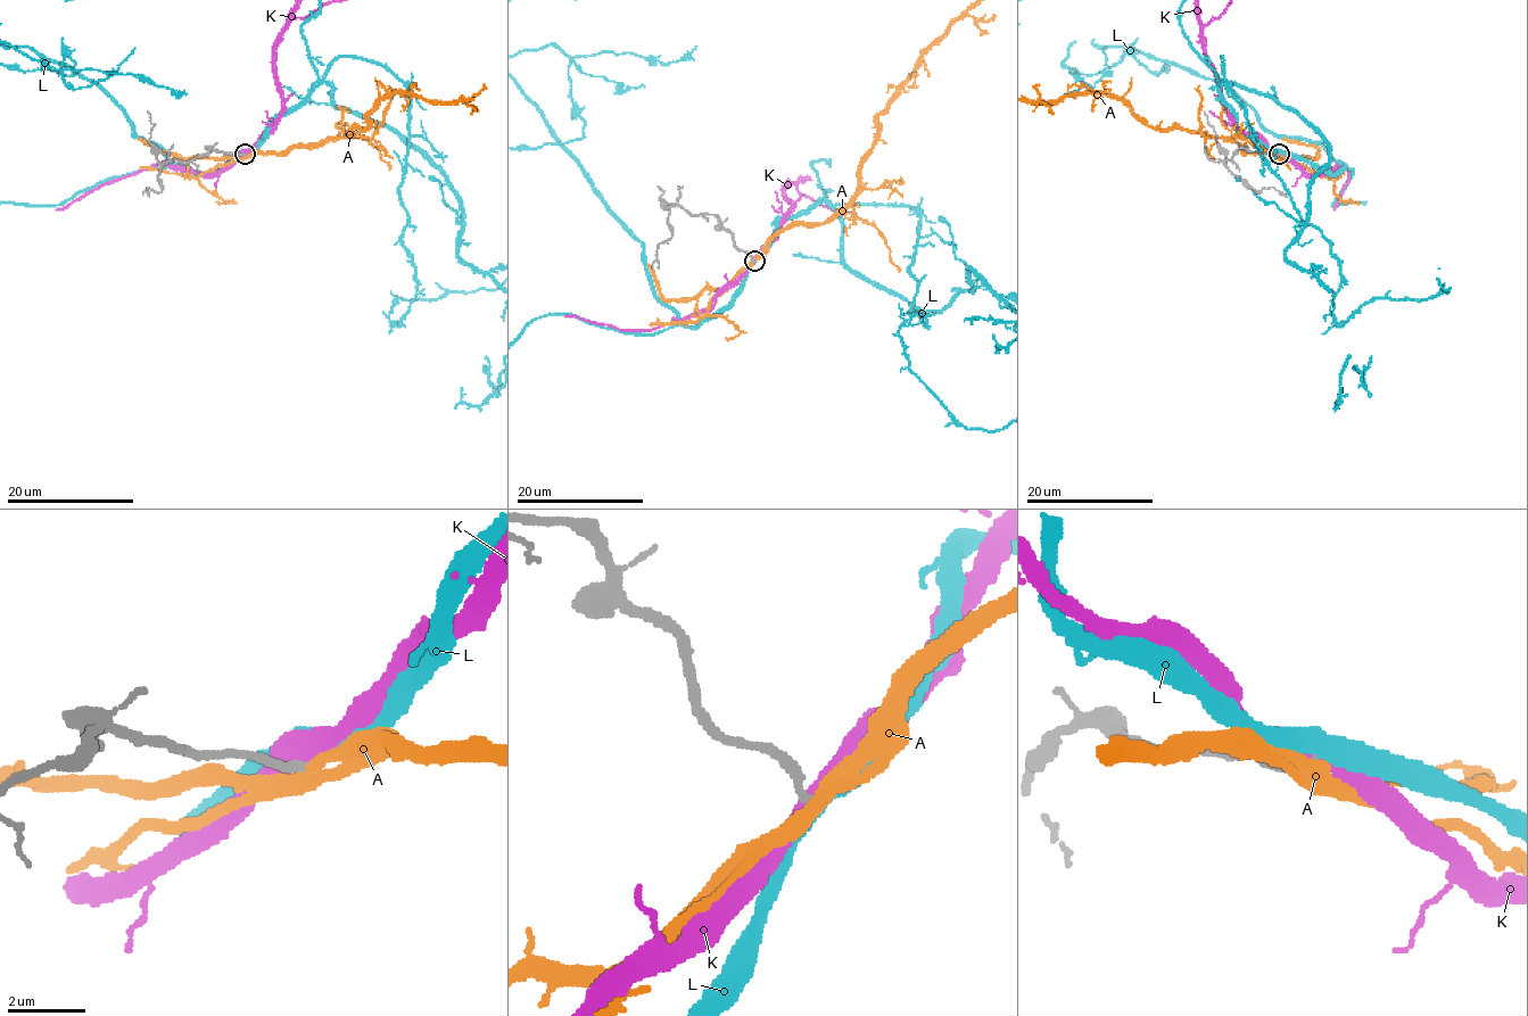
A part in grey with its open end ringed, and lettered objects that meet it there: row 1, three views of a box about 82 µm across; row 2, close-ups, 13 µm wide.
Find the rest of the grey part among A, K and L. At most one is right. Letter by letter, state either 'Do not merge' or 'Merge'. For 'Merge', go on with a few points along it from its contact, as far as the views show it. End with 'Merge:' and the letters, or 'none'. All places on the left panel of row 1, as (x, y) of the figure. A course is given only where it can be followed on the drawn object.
A: Do not merge
K: Do not merge
L: Do not merge
Merge: none

